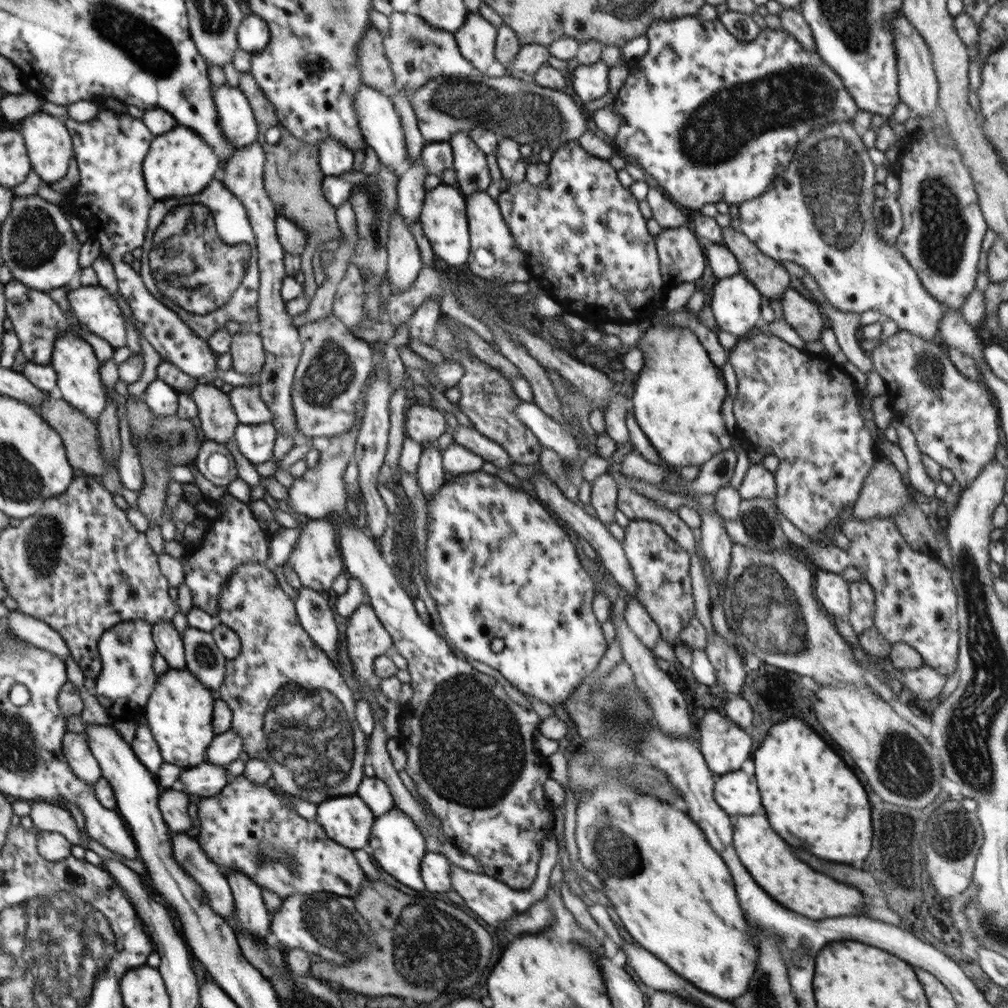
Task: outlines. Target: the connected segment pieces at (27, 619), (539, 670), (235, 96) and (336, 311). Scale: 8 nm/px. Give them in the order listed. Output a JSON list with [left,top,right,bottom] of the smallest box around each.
[[5,610,71,660],[425,470,609,707],[213,84,259,148],[332,263,368,329]]

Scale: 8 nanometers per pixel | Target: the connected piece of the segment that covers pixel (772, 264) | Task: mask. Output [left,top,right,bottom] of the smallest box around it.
[722,228,795,301]

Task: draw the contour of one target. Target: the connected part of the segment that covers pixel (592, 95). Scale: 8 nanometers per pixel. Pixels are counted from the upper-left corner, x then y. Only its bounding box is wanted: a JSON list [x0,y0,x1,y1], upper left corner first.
[573,59,609,103]

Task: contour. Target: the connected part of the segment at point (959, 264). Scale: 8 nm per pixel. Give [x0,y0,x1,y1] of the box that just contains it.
[895,123,989,311]

